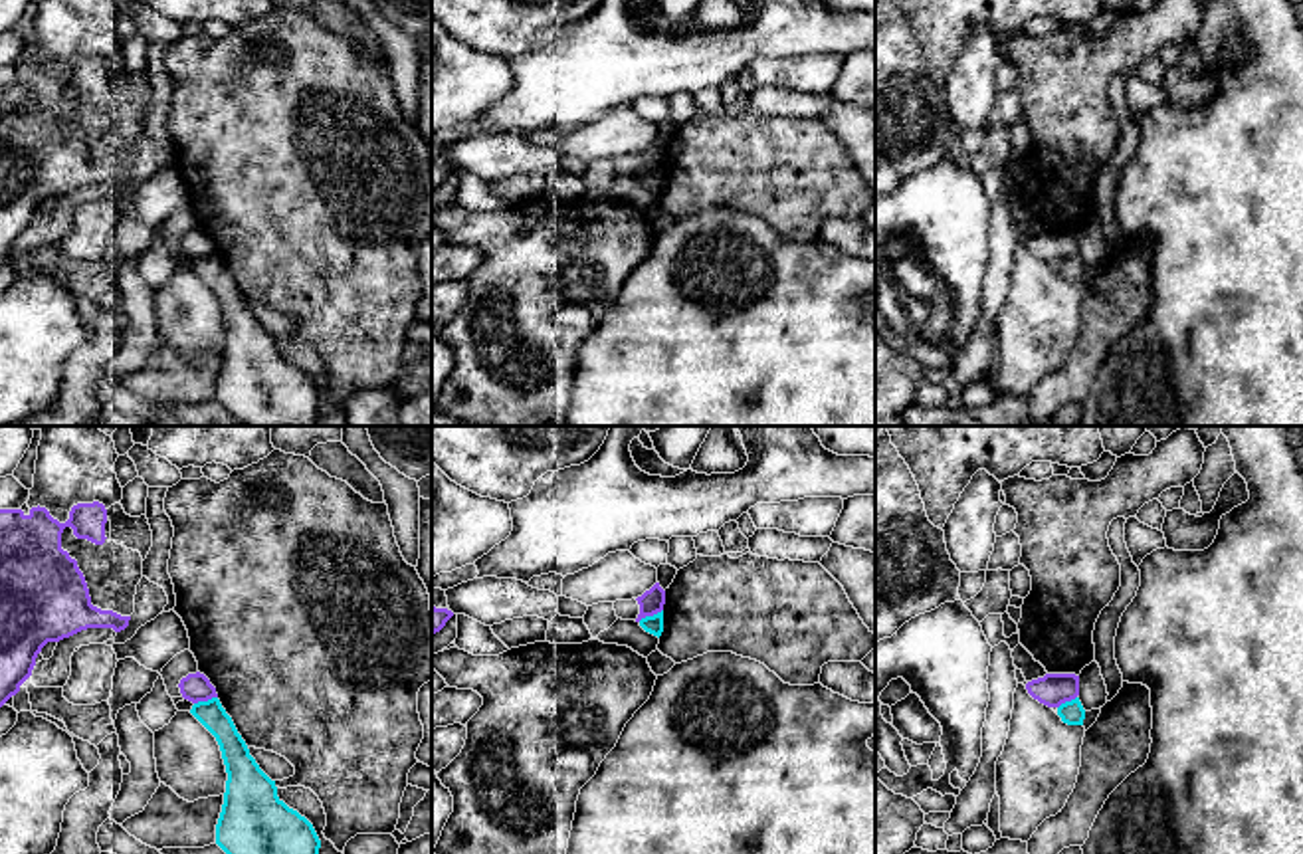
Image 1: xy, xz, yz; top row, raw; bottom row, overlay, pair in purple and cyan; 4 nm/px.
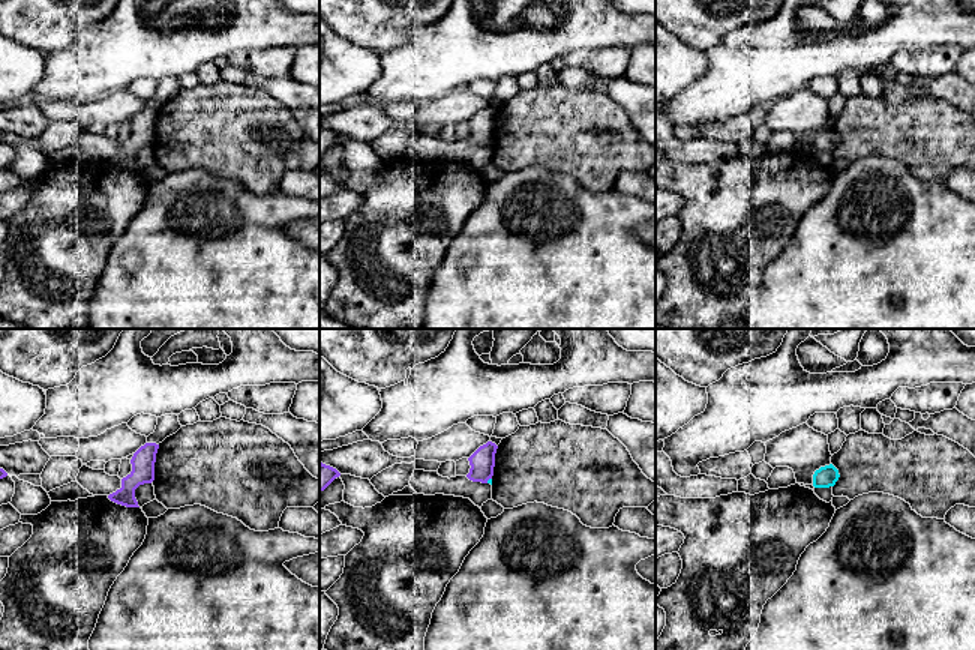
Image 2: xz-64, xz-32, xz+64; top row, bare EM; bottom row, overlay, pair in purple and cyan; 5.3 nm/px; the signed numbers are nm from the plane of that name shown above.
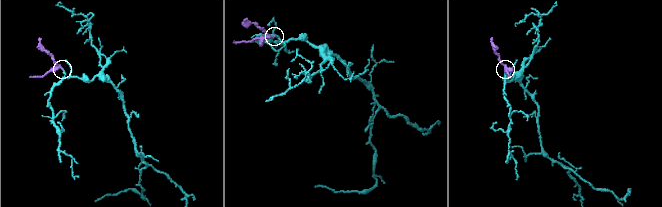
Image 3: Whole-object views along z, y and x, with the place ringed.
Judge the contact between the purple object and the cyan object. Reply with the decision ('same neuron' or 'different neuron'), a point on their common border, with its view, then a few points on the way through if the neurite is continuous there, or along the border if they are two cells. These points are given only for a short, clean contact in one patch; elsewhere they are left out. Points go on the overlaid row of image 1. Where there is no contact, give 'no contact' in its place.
different neuron; meets purple in xz at (650, 615); border along xz (662, 609), (638, 621)

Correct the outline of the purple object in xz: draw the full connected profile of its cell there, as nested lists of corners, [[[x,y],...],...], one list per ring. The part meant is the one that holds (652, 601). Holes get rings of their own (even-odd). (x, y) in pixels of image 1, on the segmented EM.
[[[655,583],[650,590],[646,590],[642,596],[636,598],[640,604],[640,614],[636,622],[640,622],[646,616],[653,616],[663,610],[665,604],[665,590]]]

